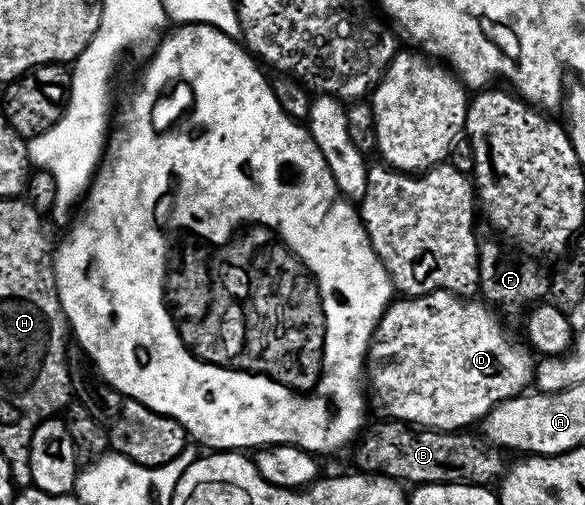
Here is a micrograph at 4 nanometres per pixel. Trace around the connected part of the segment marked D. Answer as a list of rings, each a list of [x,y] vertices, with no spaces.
[[[439,289],[405,302],[405,305],[393,304],[384,313],[382,328],[374,337],[375,348],[377,345],[384,357],[370,365],[370,373],[372,369],[376,376],[376,386],[372,393],[370,389],[371,400],[373,397],[381,401],[388,412],[385,414],[391,420],[403,421],[412,427],[460,431],[472,427],[475,421],[476,424],[483,422],[485,415],[496,405],[521,396],[533,384],[533,350],[523,340],[515,341],[504,330],[499,315],[491,313],[496,311],[483,300],[465,299],[461,294]]]

